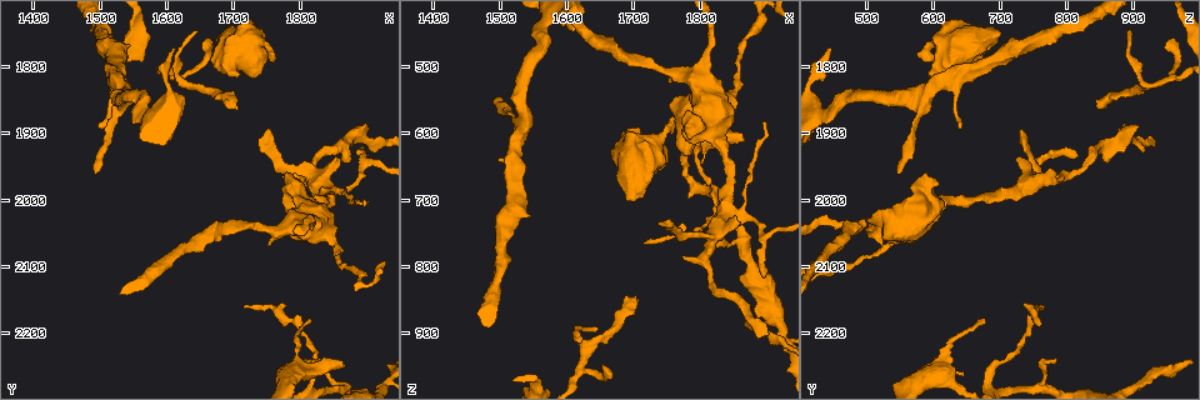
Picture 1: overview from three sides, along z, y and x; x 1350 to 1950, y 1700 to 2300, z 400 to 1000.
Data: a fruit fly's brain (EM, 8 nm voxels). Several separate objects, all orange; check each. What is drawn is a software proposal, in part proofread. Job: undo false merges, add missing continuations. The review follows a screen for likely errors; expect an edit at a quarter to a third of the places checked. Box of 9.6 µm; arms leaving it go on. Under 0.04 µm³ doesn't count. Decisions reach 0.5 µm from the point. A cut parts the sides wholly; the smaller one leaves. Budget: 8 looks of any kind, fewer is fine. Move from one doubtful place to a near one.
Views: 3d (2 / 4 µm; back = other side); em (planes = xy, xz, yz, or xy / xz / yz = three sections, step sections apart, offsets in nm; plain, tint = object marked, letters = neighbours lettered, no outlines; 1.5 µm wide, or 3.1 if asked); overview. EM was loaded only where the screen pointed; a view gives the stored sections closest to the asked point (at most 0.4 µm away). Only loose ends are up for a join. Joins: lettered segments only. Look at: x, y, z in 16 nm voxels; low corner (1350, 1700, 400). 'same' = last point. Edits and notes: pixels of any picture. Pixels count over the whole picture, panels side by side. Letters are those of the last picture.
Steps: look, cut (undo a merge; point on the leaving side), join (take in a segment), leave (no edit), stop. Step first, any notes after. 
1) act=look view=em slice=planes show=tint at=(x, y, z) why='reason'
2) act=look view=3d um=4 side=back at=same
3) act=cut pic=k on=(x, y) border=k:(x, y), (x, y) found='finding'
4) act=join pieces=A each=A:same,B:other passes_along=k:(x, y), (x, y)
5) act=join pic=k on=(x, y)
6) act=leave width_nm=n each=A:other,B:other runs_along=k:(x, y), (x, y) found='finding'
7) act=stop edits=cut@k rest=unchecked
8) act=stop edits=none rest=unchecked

act=look view=3d um=2 at=(1780, 1965, 590)

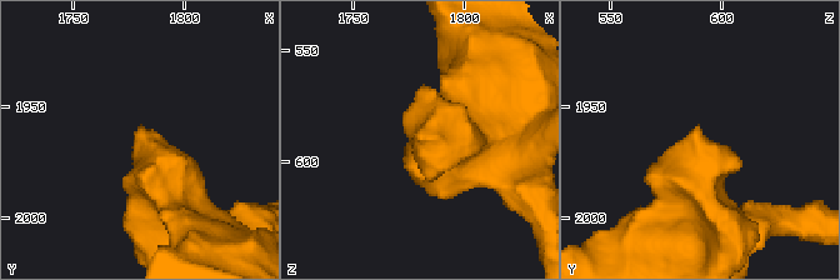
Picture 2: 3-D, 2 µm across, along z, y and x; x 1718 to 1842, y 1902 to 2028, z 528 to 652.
act=look view=em slice=xy step=4 show=letters at=(1780, 1959, 589)

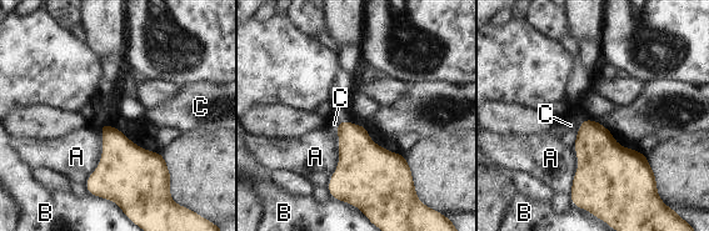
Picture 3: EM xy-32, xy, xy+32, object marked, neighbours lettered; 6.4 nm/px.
act=look view=em slice=planes show=letters at=same

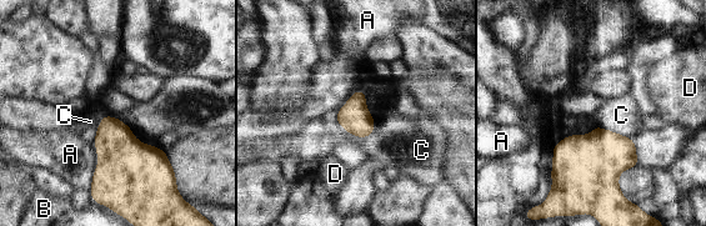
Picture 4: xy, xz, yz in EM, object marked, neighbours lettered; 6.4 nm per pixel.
act=leave longest_contact=A:320nm each=A:other,B:other,C:other,D:other border=4:(338, 121), (360, 137), (375, 127) found='none of them fits'

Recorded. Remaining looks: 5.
act=look view=em um=3.1 slice=planes show=tint at=(1690, 1750, 695) why='stops while still wide'

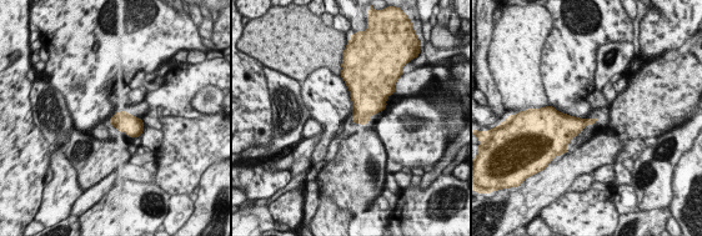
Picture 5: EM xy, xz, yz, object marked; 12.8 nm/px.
act=look view=em um=3.1 slice=planes show=letters at=same why='what lies round it'

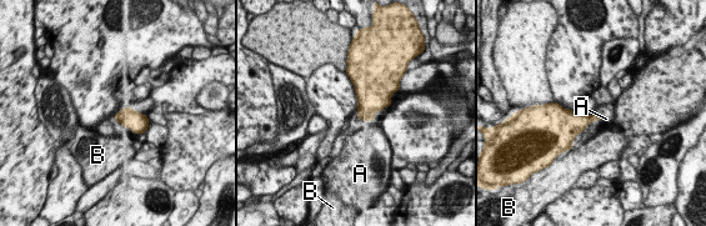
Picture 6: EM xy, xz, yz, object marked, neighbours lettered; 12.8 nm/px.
act=join pieces=A longest_contact=A:70nm each=A:same,B:other passes_along=6:(370, 101), (366, 120), (376, 132) found='it goes on there'

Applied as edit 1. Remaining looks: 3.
act=look view=overview why='redraw'

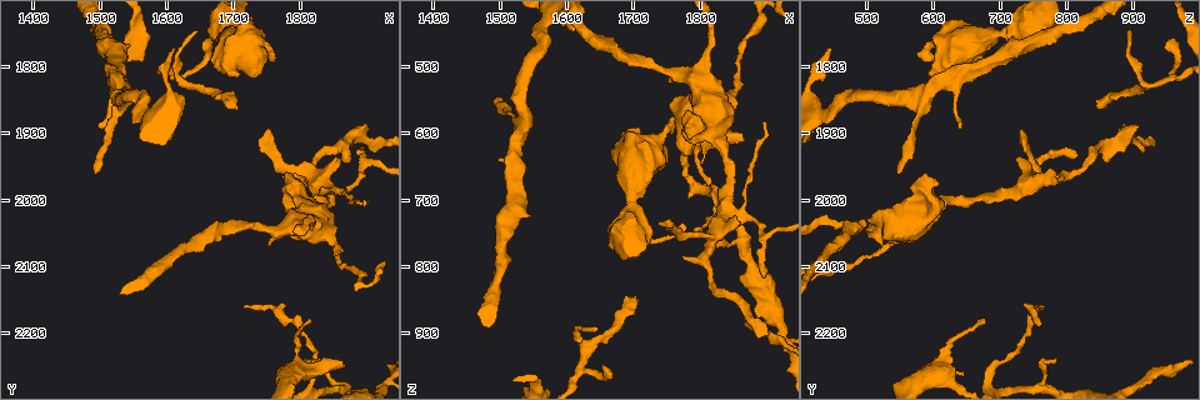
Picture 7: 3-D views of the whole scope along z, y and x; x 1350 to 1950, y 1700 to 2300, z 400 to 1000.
act=look view=3d um=4 side=back at=(1650, 1765, 950) why='an open end'

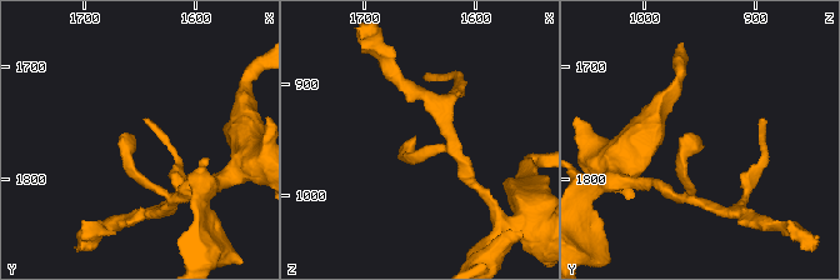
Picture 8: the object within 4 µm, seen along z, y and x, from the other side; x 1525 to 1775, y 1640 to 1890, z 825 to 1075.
act=look view=em slice=xz step=4 show=letters at=(1656, 1768, 948)

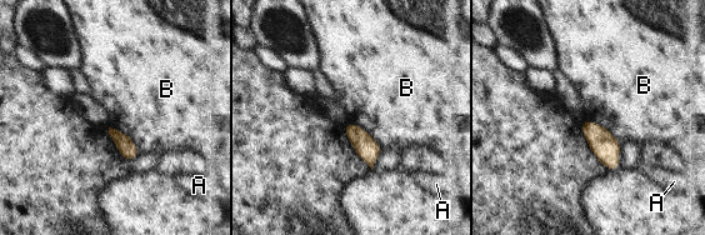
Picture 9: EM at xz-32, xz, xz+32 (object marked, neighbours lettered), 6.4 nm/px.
act=leave longest_contact=B:300nm each=A:other,B:other border=9:(346, 121), (363, 128), (381, 149) found='no lettered segment goes on from it'

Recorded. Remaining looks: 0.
act=stop edits=join@6 rest=unchecked

